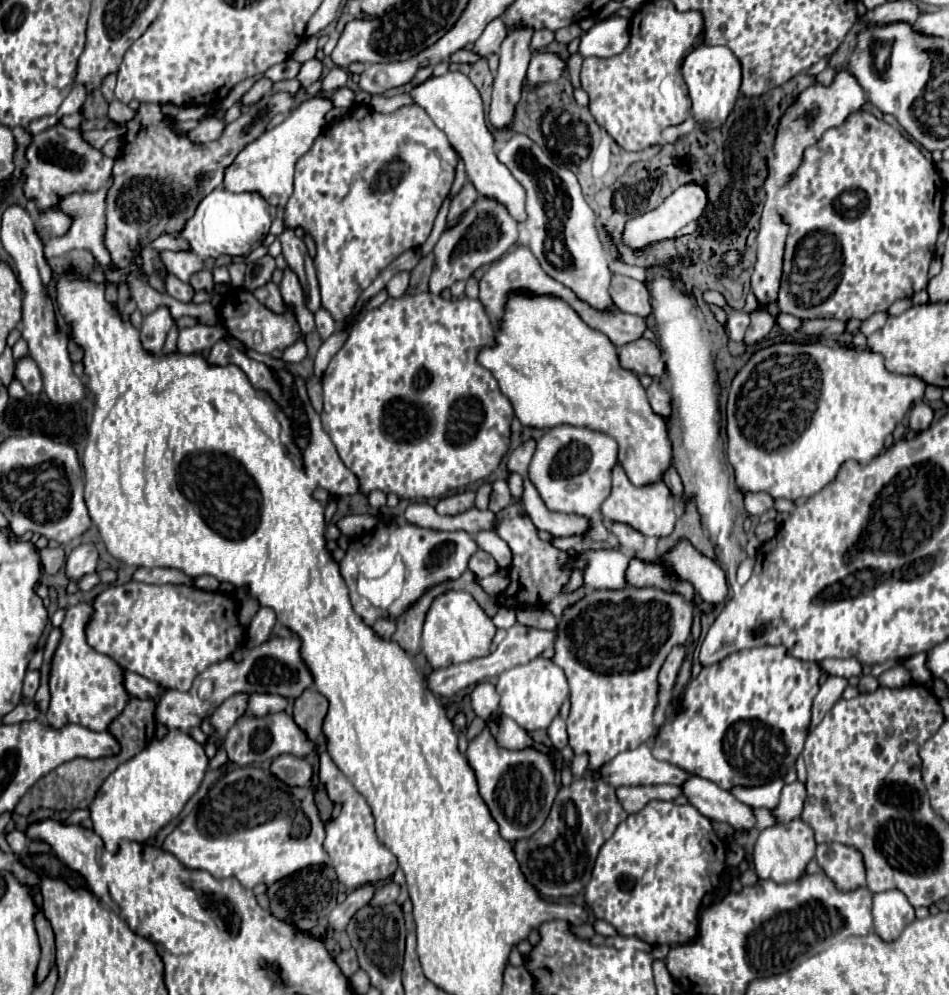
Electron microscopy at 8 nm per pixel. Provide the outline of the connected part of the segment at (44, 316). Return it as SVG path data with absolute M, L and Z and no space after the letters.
M11 204L11 206L7 206L3 210L3 216L1 216L1 242L3 242L5 250L11 254L13 262L15 262L15 268L17 268L19 282L21 282L21 286L25 290L21 330L23 330L23 338L29 344L29 354L37 362L37 366L39 366L39 370L43 374L45 394L49 396L49 400L53 404L71 406L71 404L83 400L85 386L73 374L71 358L69 358L69 350L67 350L67 338L65 338L65 334L57 332L53 304L51 304L51 300L47 298L47 292L45 292L45 286L51 280L51 268L49 268L47 260L43 258L41 236L37 236L37 228L33 228L31 216L17 204Z

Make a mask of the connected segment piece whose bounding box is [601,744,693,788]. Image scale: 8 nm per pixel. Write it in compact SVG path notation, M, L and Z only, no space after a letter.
M643 744L641 748L617 754L609 764L605 764L605 772L601 778L611 786L621 784L675 784L683 786L693 774L685 772L683 768L657 760L651 754L651 748Z

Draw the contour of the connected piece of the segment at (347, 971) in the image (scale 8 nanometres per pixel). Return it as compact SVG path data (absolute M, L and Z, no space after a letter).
M353 948L341 952L341 954L335 958L335 962L339 964L339 968L343 970L343 974L345 974L347 978L353 976L353 974L359 970L359 960L357 960L357 954L353 952Z

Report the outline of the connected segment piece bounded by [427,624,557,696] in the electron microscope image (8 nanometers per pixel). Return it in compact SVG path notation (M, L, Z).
M515 624L513 628L509 628L507 638L491 654L487 654L483 658L473 658L469 662L461 662L461 664L453 664L453 666L435 670L435 672L429 674L427 684L429 684L431 692L435 692L435 694L453 696L455 692L459 692L459 690L463 690L463 688L467 688L471 684L477 684L477 682L499 676L503 670L509 670L509 668L519 666L519 664L527 664L529 660L537 658L543 650L553 646L555 638L557 638L555 630L537 630L537 628L529 628L529 626L523 626L523 624Z

